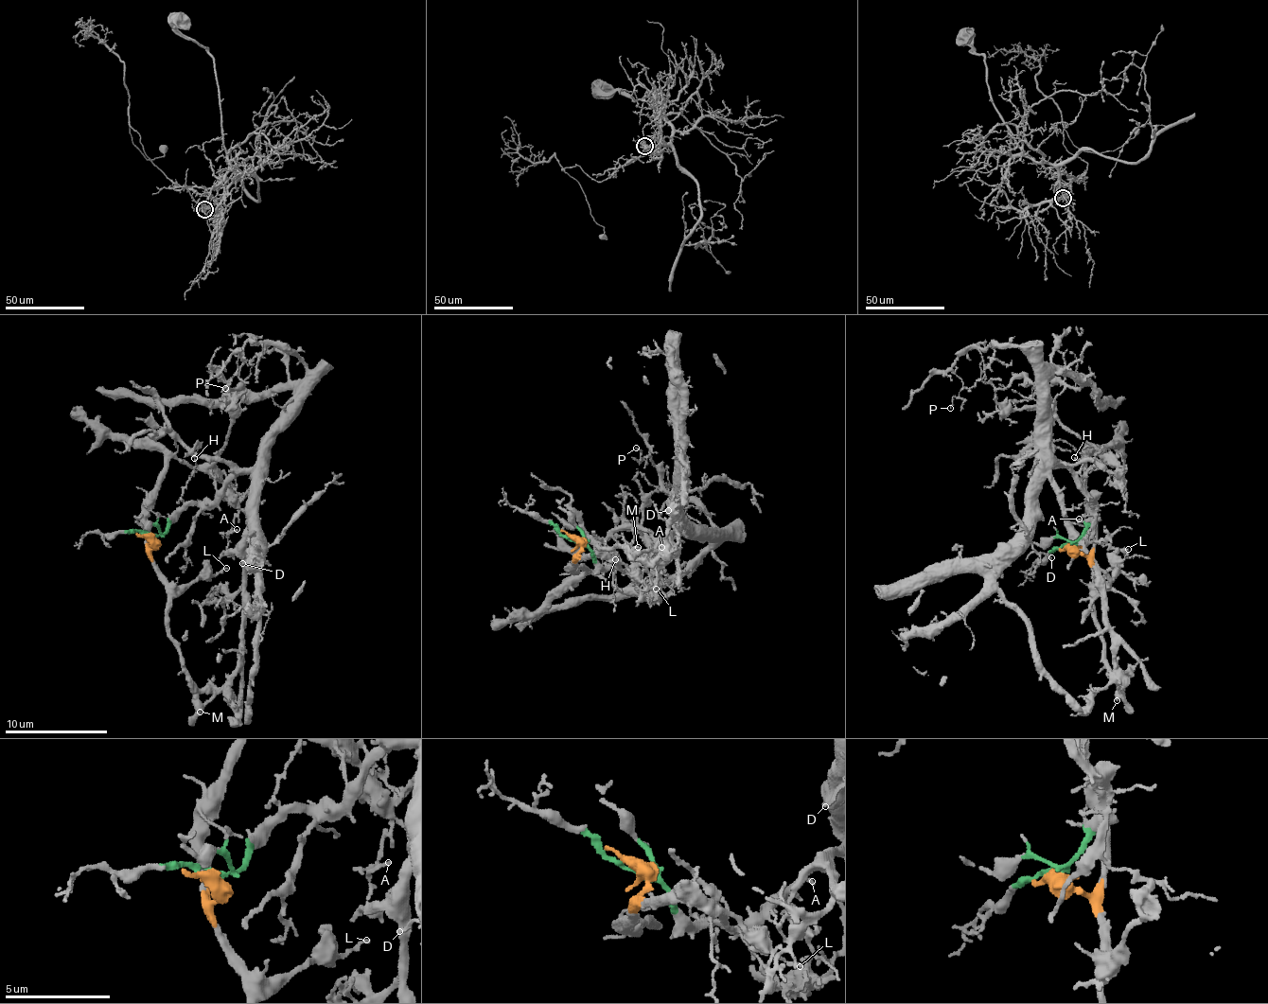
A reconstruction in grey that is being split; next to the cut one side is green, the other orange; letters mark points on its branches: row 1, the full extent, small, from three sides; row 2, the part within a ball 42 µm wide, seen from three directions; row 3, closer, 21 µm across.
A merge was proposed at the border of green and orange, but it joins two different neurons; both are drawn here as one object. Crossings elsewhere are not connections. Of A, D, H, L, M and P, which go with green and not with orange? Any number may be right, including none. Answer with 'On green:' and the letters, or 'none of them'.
On green: A, D, H, P

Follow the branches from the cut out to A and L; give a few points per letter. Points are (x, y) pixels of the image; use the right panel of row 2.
A: (1072, 543), (1092, 515), (1093, 499), (1066, 466), (1055, 463), (1050, 484), (1063, 519), (1084, 538), (1080, 519)
L: (1069, 543), (1090, 560), (1090, 572), (1097, 585), (1128, 549)

